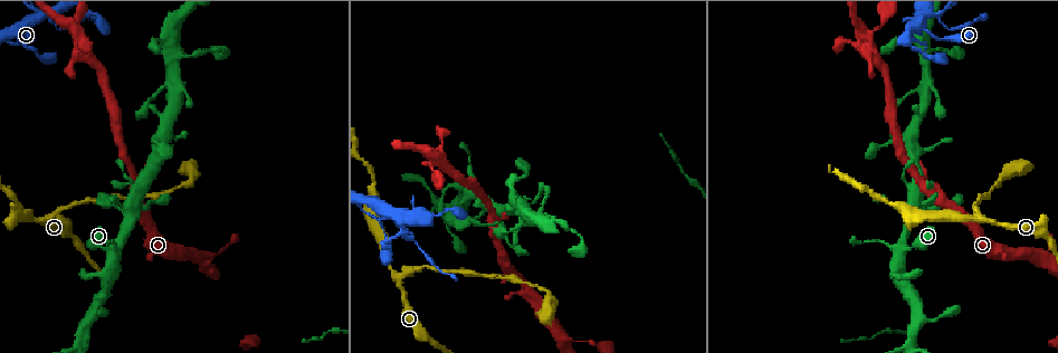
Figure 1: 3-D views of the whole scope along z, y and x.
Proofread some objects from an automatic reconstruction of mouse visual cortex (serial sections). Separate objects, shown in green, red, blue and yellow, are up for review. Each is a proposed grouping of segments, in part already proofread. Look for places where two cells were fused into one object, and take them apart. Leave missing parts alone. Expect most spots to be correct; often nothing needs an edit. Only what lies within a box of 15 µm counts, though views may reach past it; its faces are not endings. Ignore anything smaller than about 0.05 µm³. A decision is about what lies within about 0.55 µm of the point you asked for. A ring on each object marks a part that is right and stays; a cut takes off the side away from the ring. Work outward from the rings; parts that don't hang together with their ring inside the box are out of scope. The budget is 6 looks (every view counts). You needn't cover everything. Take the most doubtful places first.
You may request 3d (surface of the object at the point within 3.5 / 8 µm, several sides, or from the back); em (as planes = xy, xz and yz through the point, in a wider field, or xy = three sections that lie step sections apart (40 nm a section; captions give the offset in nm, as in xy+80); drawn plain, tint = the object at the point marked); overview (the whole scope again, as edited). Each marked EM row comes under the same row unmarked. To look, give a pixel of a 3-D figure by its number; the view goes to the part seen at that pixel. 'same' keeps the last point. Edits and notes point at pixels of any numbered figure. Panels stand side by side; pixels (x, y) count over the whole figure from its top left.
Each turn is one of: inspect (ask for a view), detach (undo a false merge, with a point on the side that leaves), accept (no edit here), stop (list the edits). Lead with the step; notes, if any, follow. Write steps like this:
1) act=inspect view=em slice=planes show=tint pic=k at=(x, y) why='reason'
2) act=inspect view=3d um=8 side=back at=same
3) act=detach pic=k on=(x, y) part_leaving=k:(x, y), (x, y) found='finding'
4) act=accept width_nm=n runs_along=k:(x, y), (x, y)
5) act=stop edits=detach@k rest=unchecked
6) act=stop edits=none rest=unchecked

act=inspect view=3d um=3.5 pic=1 at=(89, 322) why='a narrow waist'

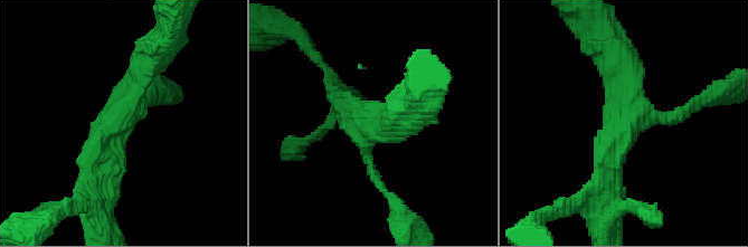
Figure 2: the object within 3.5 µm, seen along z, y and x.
act=inspect view=em slice=xy step=3 show=tint pic=2 at=(375, 123) arms=3 arm_widths_nm=150,350,450 why='need the tissue'

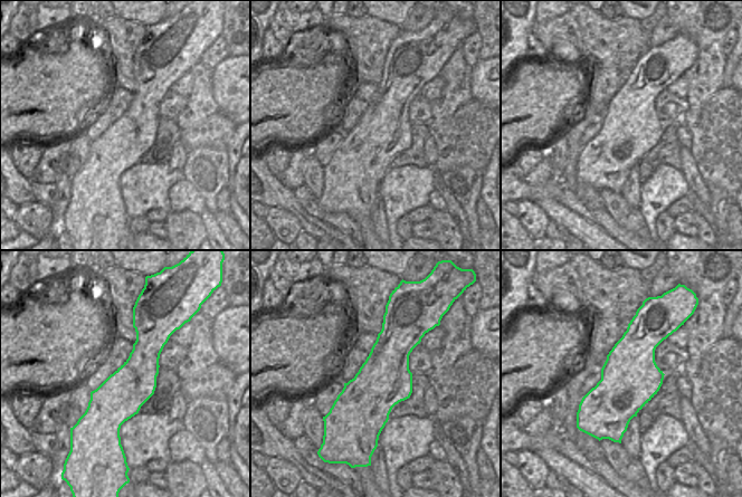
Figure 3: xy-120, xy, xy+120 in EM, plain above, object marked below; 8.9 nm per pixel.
act=accept width_nm=480 runs_along=2:(157, 51), (98, 148), (95, 179) found='continuous, no second cell'

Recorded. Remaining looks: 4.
act=inspect view=3d um=3.5 pic=1 at=(925, 16) why='abrupt turn'

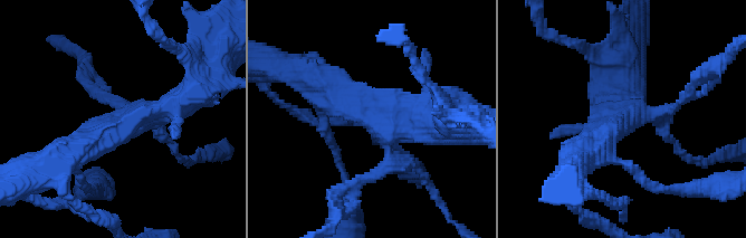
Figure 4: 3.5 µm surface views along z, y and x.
act=inspect view=em slice=planes show=tint pic=4 at=(625, 121)

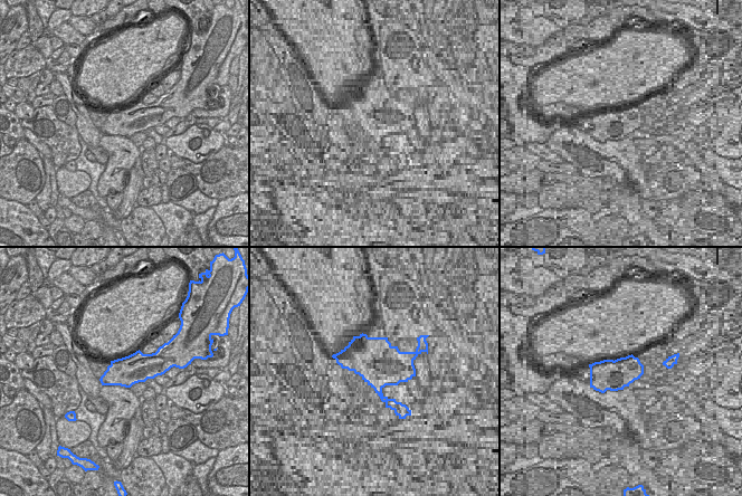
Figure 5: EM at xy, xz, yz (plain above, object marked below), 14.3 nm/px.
act=detach pic=4 on=(107, 94) width_nm=420 part_leaving=4:(660, 114), (688, 159), (723, 159) found='two cells meet here'

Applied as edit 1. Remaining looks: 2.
act=inspect view=3d um=3.5 pic=1 at=(399, 275) why='sharp bend'

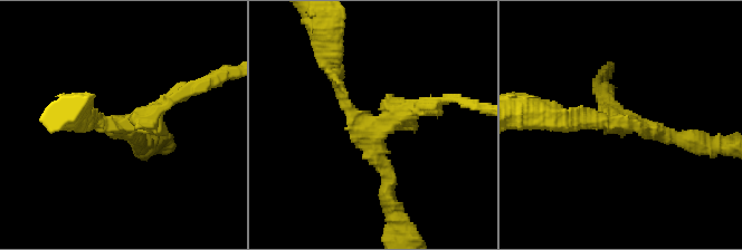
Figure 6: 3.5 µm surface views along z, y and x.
act=inspect view=em slice=xy step=5 show=tint pic=6 at=(374, 128) why='shape alone is not enough'

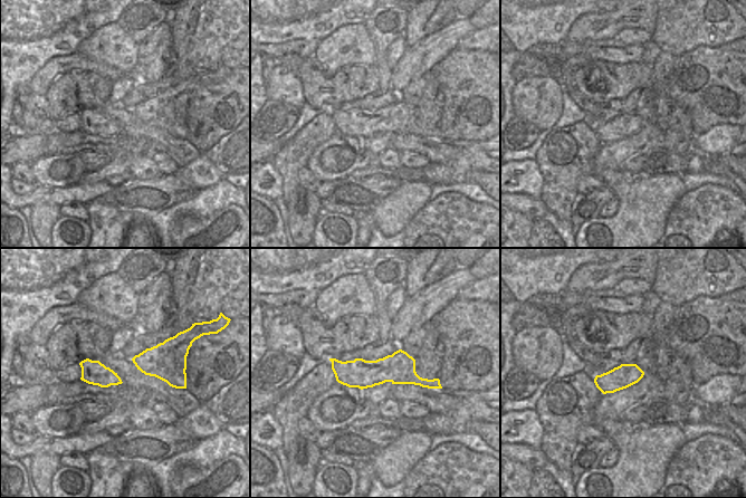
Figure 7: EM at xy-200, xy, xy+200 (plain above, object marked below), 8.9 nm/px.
act=accept found='all the same cell'

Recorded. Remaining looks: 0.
act=stop edits=detach@4 rest=unchecked

